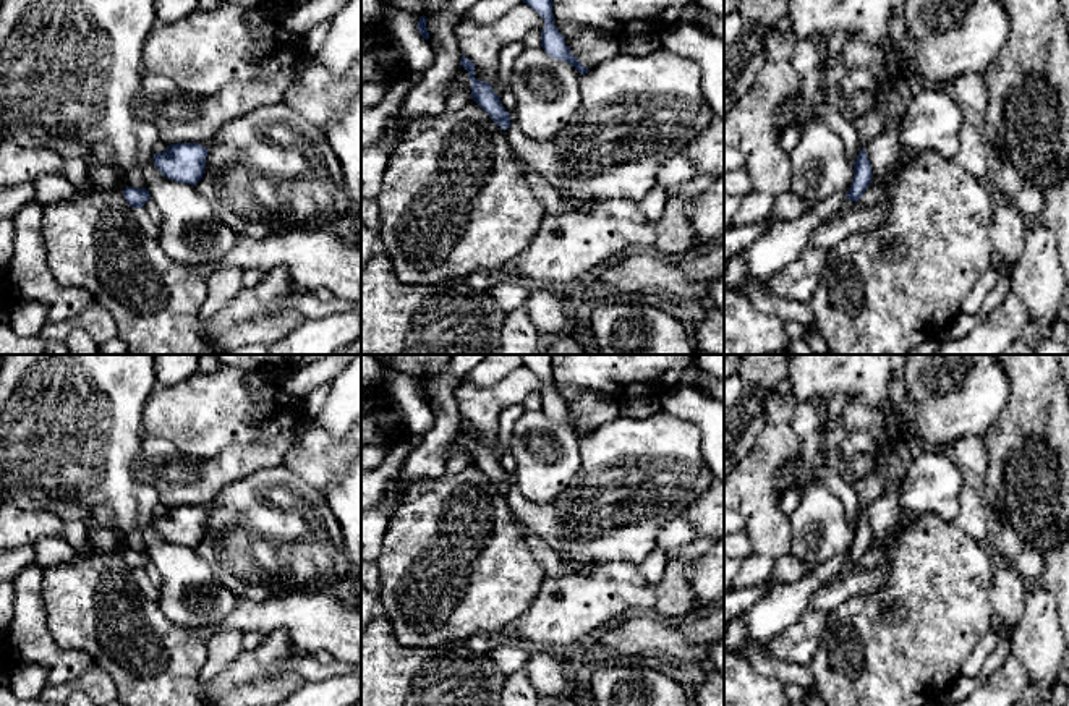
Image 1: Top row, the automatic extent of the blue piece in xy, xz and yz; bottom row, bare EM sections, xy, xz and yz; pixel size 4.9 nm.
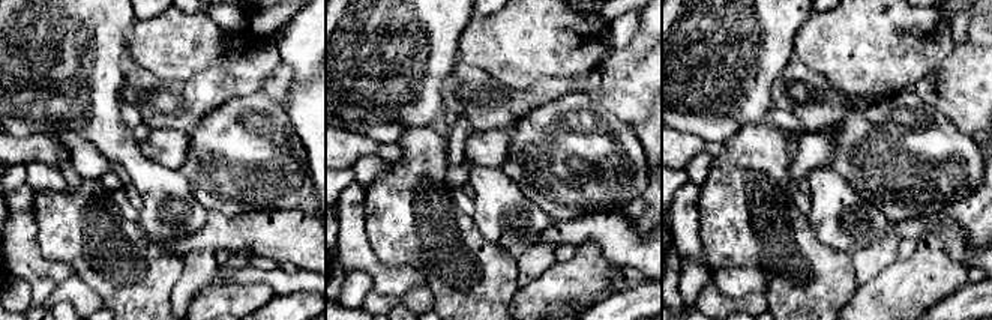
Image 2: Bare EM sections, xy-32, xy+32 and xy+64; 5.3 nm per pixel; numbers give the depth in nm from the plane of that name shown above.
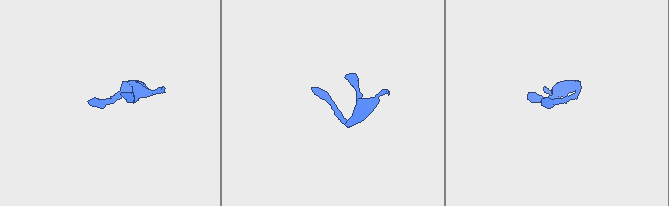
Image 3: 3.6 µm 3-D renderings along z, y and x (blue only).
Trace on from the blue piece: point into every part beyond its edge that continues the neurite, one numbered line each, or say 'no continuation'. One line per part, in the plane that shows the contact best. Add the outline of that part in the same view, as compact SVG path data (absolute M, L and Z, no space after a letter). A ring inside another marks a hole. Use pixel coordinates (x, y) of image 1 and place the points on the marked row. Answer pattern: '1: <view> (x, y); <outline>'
no continuation

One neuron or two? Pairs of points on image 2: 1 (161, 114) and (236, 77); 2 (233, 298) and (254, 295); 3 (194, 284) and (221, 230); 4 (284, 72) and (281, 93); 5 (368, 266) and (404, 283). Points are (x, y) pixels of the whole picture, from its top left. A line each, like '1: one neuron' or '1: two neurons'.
1: one neuron
2: one neuron
3: two neurons
4: one neuron
5: one neuron

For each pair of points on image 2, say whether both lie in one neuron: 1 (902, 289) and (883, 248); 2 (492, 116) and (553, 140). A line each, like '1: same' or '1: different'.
1: different
2: different

